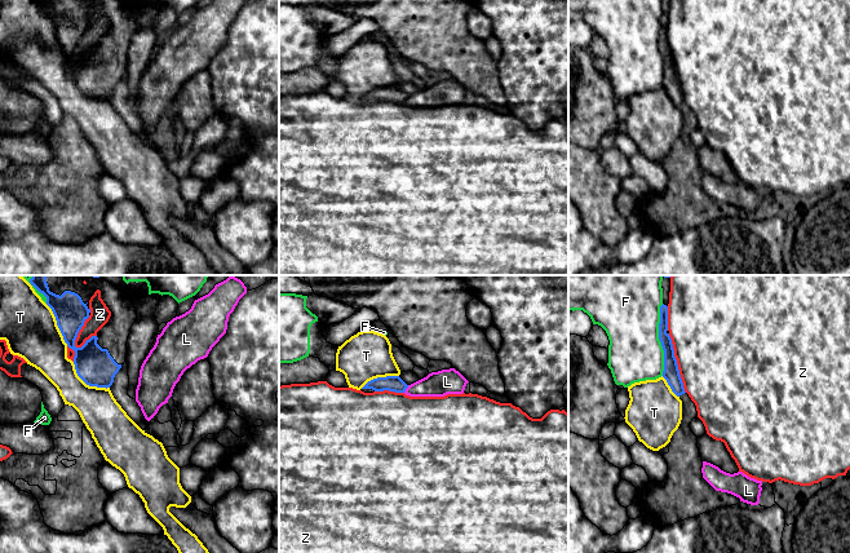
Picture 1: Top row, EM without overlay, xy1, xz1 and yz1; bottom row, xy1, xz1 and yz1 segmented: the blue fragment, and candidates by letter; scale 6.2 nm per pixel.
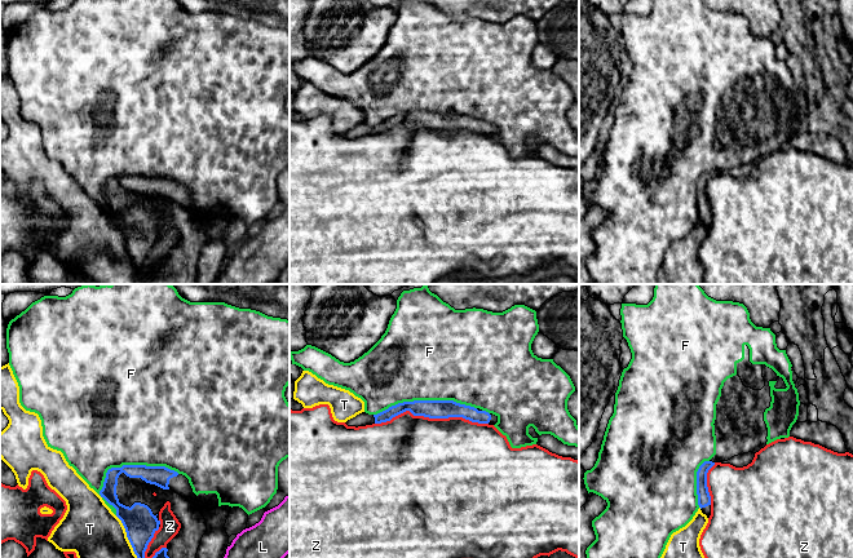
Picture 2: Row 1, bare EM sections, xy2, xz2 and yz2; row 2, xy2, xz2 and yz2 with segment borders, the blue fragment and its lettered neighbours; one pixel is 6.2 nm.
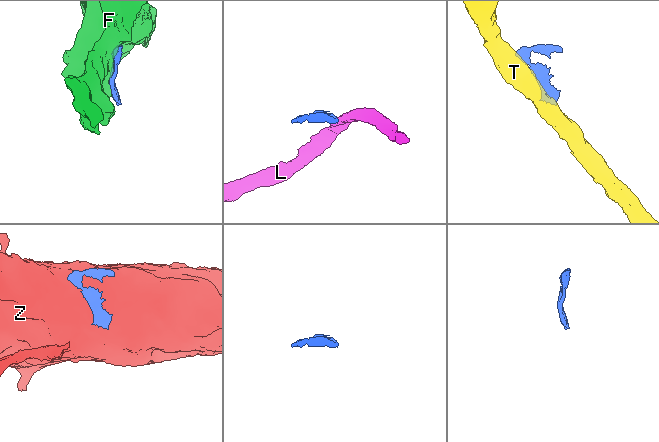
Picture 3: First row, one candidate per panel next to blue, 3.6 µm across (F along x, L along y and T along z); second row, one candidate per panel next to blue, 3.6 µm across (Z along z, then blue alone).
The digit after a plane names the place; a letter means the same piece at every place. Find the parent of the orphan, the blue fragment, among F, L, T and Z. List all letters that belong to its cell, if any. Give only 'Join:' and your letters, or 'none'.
Join: none

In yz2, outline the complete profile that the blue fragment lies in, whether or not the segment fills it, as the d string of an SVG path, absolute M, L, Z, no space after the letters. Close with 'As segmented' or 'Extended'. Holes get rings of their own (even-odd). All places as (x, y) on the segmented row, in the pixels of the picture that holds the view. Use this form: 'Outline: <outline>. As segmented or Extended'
Outline: M704 461L697 471L697 495L698 505L703 514L711 515L711 496L707 487L707 473L715 465L712 461Z. Extended

